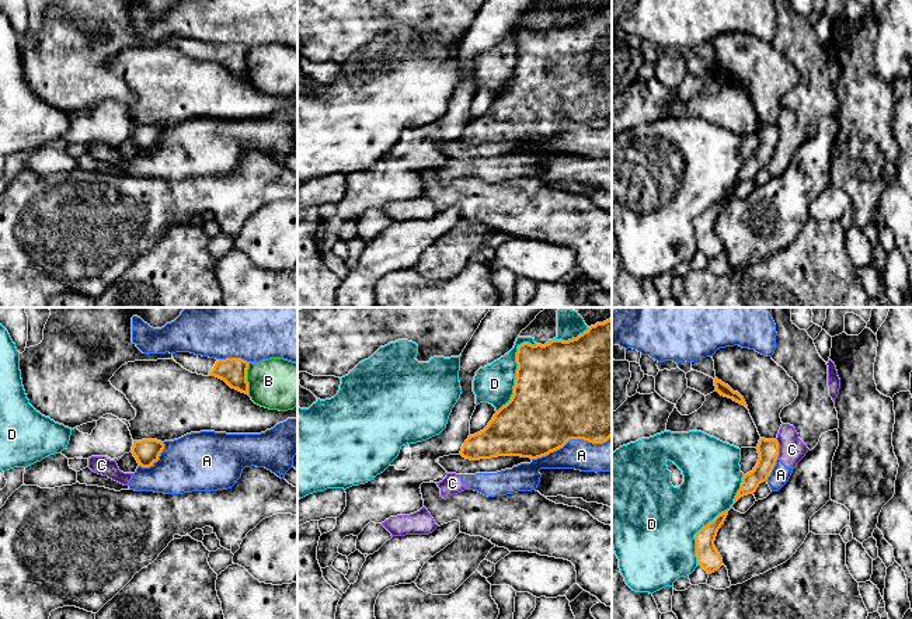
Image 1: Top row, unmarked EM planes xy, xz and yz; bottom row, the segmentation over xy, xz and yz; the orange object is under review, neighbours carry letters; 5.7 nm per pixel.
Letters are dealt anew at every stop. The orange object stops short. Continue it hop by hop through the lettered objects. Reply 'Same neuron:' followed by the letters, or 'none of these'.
Same neuron: none of these

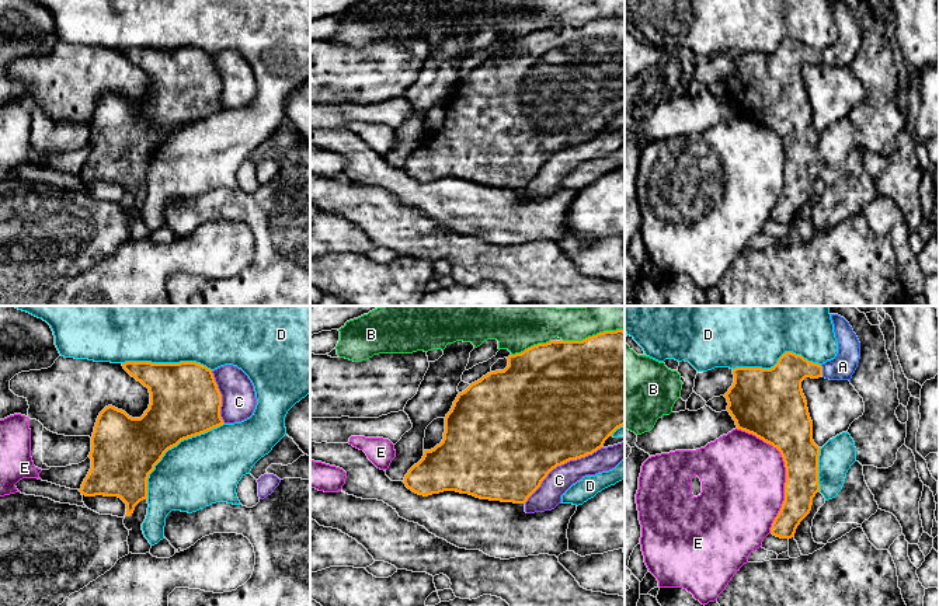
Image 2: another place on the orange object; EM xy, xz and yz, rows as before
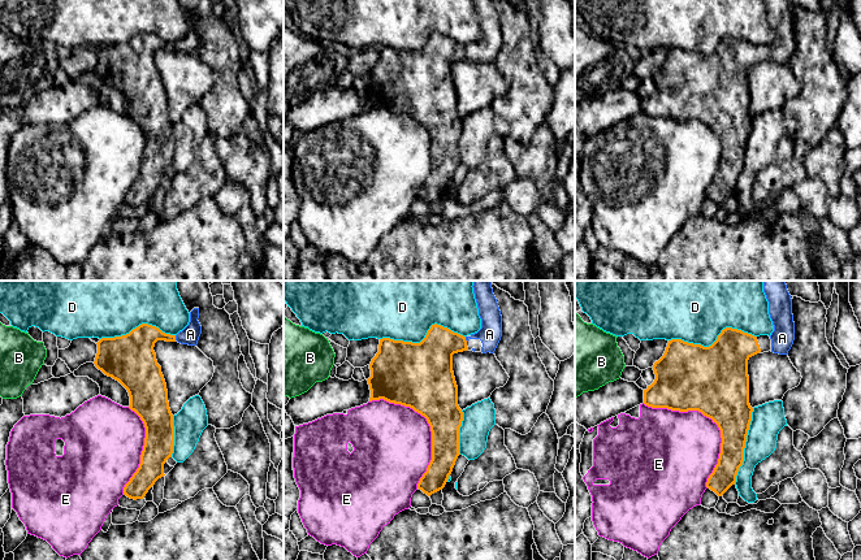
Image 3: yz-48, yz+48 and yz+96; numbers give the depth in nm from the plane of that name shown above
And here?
Same neuron: A

